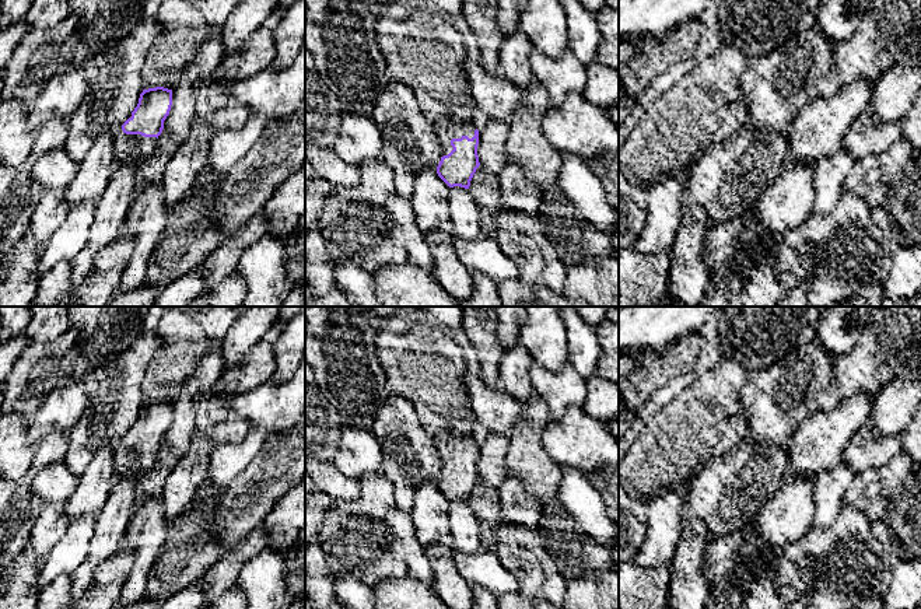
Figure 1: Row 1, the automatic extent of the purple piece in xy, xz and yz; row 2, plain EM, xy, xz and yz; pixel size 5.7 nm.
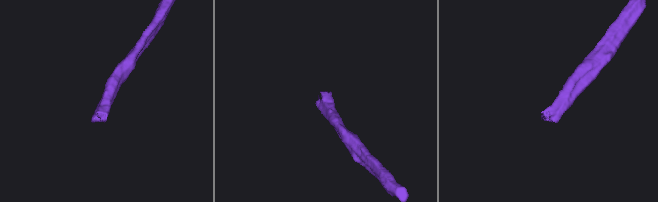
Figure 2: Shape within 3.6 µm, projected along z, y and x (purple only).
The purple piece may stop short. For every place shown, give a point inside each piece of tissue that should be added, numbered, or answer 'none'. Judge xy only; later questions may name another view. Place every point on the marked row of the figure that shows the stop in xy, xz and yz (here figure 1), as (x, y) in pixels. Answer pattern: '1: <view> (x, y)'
1: xy (135, 149)

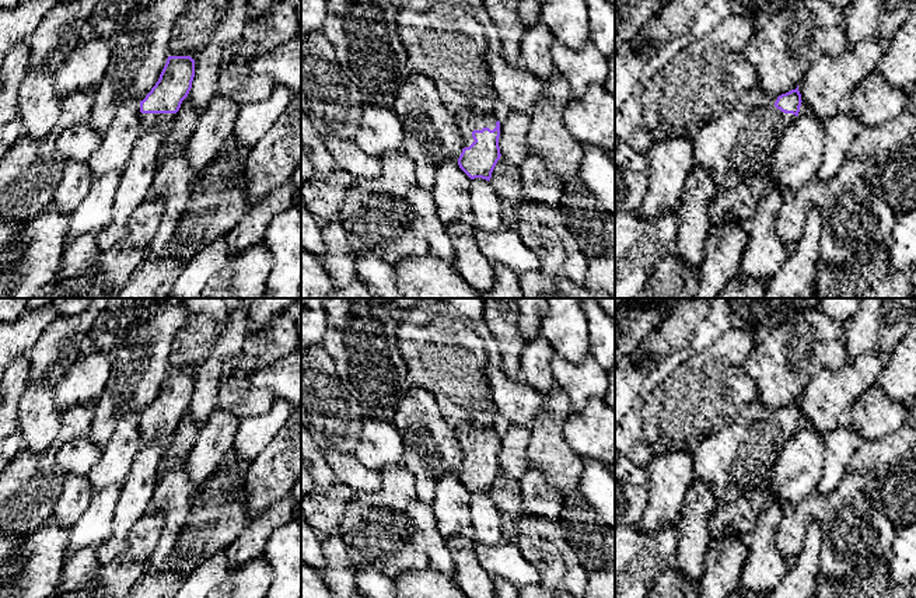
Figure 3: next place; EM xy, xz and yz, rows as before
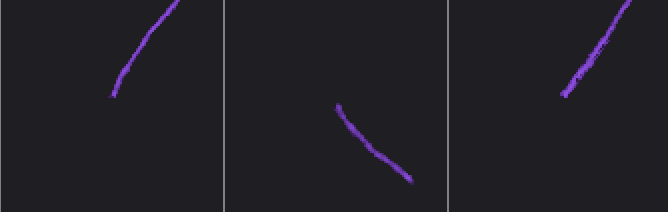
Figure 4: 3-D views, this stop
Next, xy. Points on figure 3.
1: xy (164, 122)

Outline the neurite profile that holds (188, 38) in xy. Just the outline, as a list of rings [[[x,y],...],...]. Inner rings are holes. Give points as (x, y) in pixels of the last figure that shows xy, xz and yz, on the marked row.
[[[189,0],[172,28],[169,56],[190,56],[193,60],[210,41],[228,8],[230,0]]]

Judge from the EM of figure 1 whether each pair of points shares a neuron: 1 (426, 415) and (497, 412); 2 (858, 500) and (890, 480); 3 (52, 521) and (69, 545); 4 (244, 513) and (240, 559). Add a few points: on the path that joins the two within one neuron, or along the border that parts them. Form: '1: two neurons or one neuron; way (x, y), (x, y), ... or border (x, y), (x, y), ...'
1: two neurons; border (463, 382), (470, 409), (477, 420)
2: one neuron; way (867, 500), (872, 500), (882, 489)
3: two neurons; border (70, 522), (63, 536), (45, 557)
4: two neurons; border (262, 522), (224, 552)

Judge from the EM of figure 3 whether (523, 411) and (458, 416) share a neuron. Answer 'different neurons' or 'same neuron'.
different neurons

